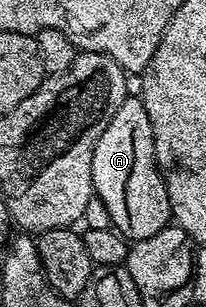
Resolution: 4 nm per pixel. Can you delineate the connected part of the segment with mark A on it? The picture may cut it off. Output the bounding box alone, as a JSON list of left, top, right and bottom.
[92,96,171,242]

